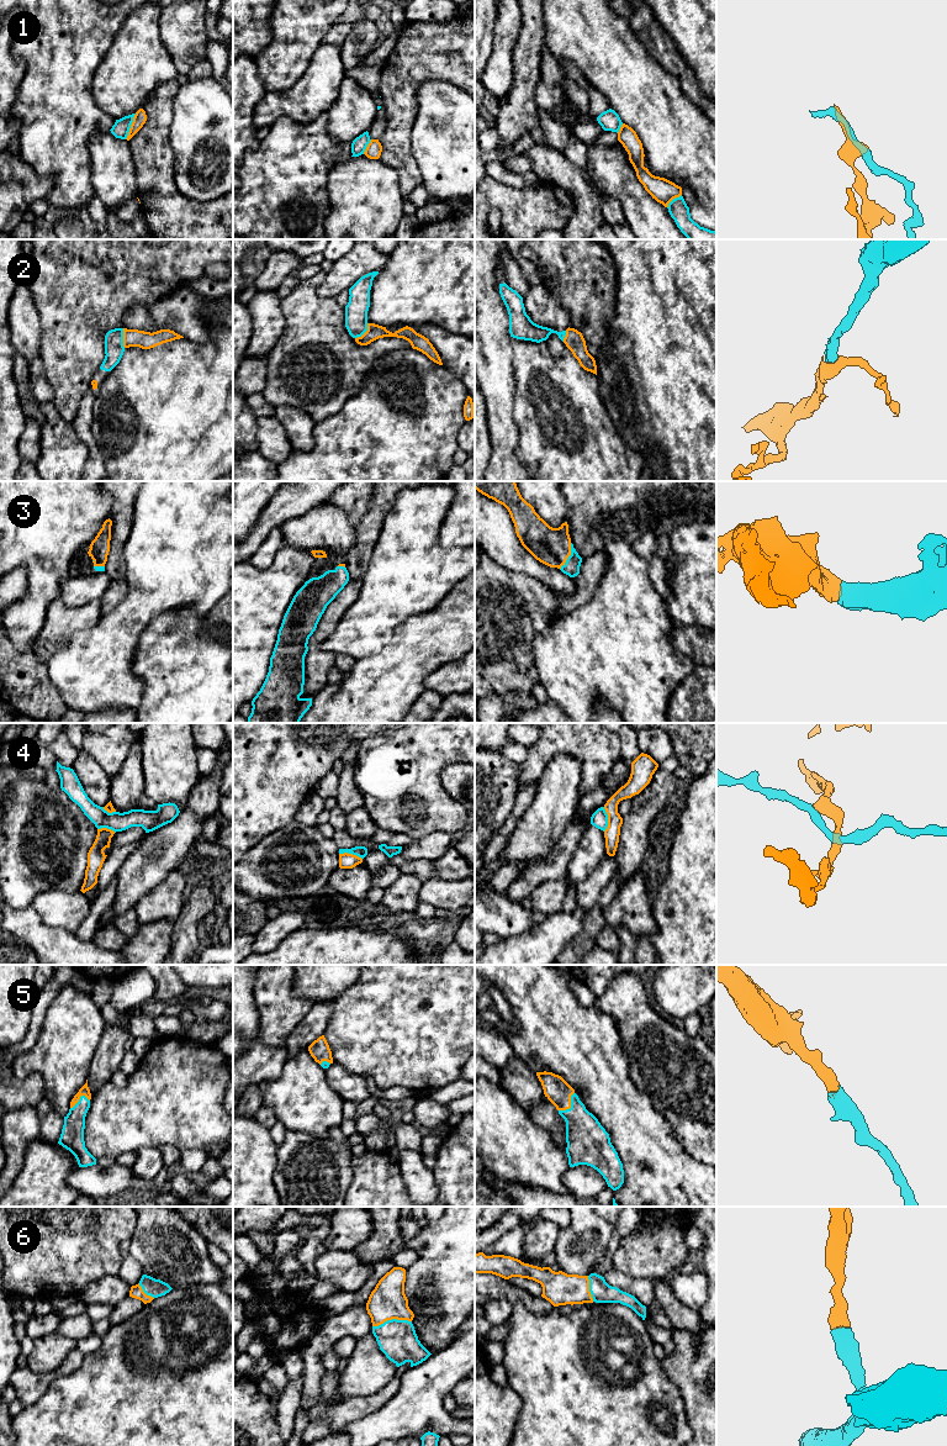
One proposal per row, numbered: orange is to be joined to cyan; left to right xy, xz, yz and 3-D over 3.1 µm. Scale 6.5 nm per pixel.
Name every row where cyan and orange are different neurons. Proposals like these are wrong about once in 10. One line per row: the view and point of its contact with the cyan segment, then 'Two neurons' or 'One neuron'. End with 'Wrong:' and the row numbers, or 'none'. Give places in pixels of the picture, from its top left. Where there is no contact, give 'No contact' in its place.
1: Touches cyan at xy (130, 126). Two neurons
2: Touches cyan at xy (122, 338). One neuron
3: Touches cyan at yz (569, 557). One neuron
4: Touches cyan at yz (607, 819). Two neurons
5: Touches cyan at yz (571, 1106). One neuron
6: Touches cyan at xz (392, 1319). One neuron
Wrong: 1, 4

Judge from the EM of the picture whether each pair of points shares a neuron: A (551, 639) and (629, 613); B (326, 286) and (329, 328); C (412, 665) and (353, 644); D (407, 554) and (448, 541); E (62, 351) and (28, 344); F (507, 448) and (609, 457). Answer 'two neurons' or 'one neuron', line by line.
A: one neuron
B: two neurons
C: two neurons
D: two neurons
E: two neurons
F: two neurons

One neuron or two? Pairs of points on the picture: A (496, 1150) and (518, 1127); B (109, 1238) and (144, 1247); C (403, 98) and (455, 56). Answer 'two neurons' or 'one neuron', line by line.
A: one neuron
B: two neurons
C: one neuron

